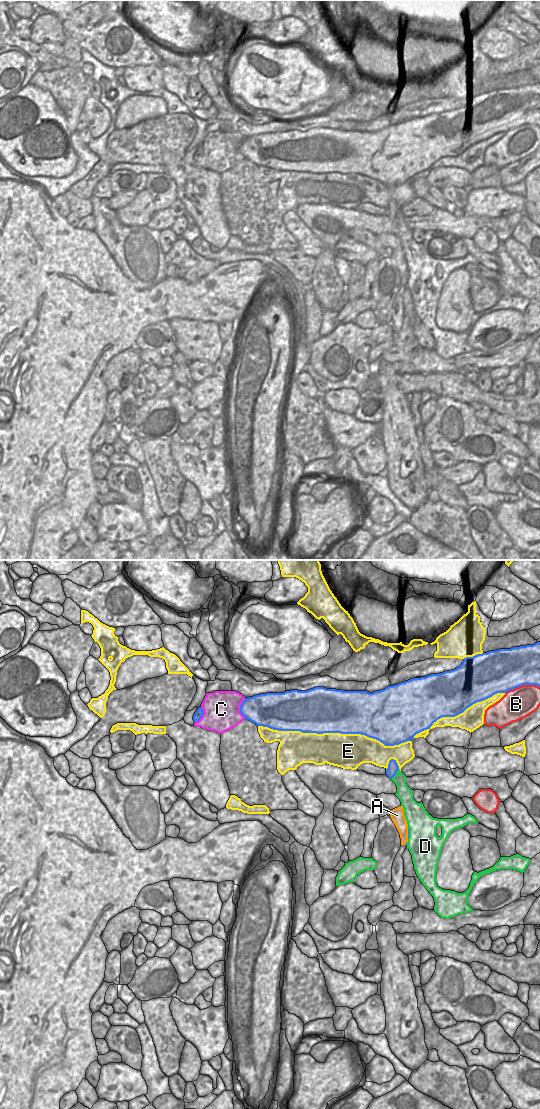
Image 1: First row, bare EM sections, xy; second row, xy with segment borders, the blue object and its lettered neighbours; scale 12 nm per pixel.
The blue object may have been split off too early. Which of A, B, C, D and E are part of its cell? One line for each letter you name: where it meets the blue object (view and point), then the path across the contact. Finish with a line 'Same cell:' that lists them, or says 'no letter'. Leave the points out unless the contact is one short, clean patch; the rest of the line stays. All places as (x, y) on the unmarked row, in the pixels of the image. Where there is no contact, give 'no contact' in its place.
A: contact xy (408, 273)
Same cell: A

